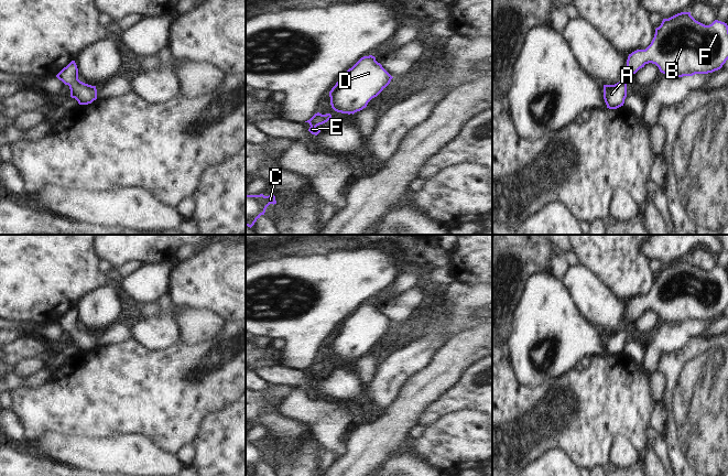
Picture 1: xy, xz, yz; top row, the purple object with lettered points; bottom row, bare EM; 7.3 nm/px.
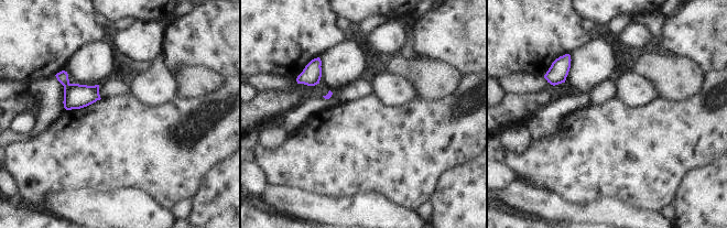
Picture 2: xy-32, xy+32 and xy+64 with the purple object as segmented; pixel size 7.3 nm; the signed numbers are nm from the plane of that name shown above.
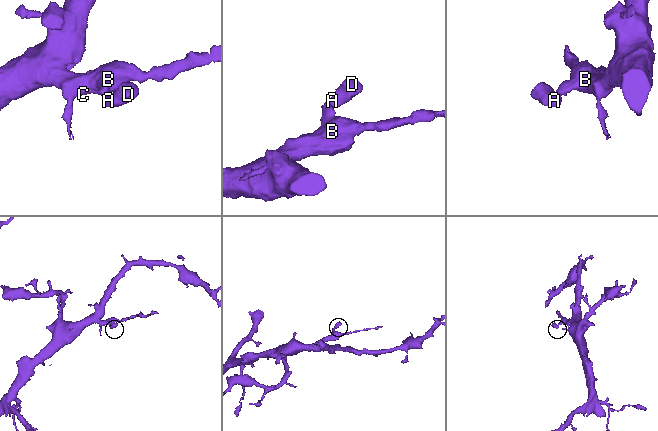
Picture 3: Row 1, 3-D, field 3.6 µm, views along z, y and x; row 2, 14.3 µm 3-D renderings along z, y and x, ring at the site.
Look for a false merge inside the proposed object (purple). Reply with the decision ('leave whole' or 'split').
leave whole

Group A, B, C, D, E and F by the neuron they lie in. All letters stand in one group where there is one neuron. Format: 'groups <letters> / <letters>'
groups A B C D E F

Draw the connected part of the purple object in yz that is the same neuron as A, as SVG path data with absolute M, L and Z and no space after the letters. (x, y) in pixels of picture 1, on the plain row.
M681 259L669 266L663 266L655 275L654 284L645 296L637 296L629 301L624 326L615 332L604 332L604 346L609 356L617 356L624 350L627 344L627 328L645 311L655 311L660 318L666 323L693 323L718 317L728 306L728 272L715 267L705 272L696 268L691 259Z

